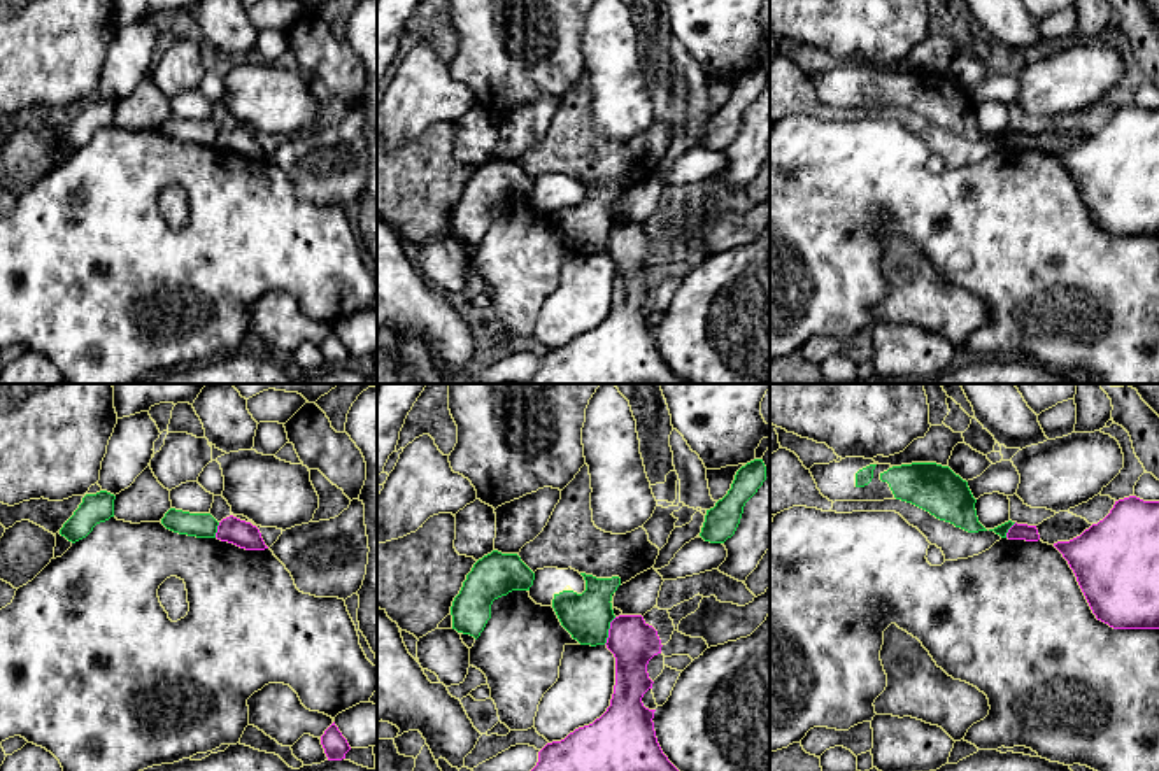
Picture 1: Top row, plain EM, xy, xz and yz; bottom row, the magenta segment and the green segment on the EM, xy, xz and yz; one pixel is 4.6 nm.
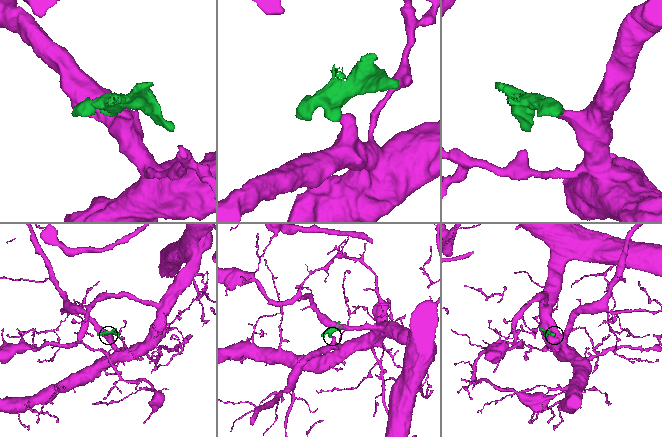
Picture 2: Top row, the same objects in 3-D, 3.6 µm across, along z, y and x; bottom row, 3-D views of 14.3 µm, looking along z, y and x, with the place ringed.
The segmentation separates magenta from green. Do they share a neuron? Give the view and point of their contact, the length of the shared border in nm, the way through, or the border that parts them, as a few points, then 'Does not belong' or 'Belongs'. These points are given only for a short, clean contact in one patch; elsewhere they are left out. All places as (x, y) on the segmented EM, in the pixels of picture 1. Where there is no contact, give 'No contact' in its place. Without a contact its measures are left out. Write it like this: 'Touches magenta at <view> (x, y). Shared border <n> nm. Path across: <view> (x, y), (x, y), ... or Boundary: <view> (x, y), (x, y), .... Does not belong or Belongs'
Touches magenta at xz (609, 631). Shared border 140 nm. Boundary: xz (616, 617), (604, 643). Does not belong

